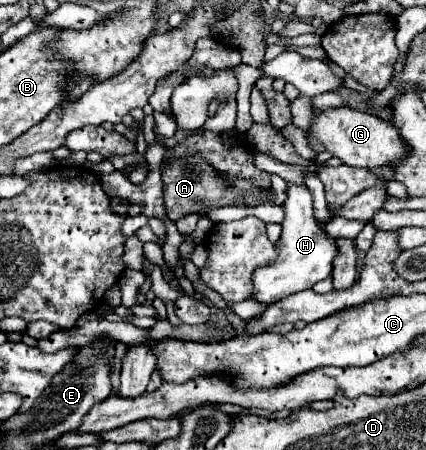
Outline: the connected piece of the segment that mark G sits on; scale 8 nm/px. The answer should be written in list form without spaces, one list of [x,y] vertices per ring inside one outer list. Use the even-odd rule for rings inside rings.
[[[338,106],[316,112],[310,122],[308,136],[320,140],[322,146],[332,156],[340,158],[348,166],[362,166],[362,168],[390,166],[406,154],[406,146],[402,144],[398,130],[390,122],[384,122],[382,118],[354,110],[350,106]]]

